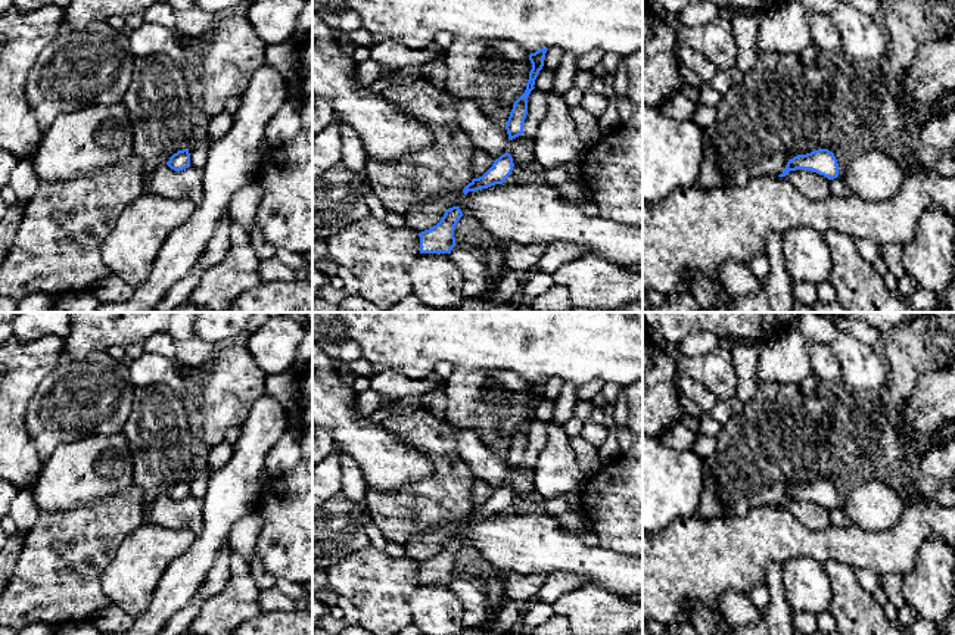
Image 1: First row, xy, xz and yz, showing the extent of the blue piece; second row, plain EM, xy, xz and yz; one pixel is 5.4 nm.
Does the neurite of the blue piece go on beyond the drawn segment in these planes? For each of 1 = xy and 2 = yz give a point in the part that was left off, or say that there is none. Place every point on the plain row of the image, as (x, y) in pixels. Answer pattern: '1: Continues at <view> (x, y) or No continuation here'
1: No continuation here
2: No continuation here

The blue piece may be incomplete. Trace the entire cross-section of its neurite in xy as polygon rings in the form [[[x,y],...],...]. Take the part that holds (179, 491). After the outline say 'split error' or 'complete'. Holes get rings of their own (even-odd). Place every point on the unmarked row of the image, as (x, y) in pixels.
[[[187,479],[178,480],[174,483],[167,495],[174,501],[183,501],[190,497],[190,483]]] | complete

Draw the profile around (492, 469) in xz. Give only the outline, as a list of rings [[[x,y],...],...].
[[[454,427],[454,438],[457,451],[473,476],[483,479],[494,491],[504,483],[511,485],[514,495],[528,495],[535,489],[523,464],[510,470],[506,457],[491,454],[475,432]]]

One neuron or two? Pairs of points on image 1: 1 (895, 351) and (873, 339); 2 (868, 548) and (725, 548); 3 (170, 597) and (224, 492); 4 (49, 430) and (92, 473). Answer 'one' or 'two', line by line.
1: two
2: one
3: one
4: two

